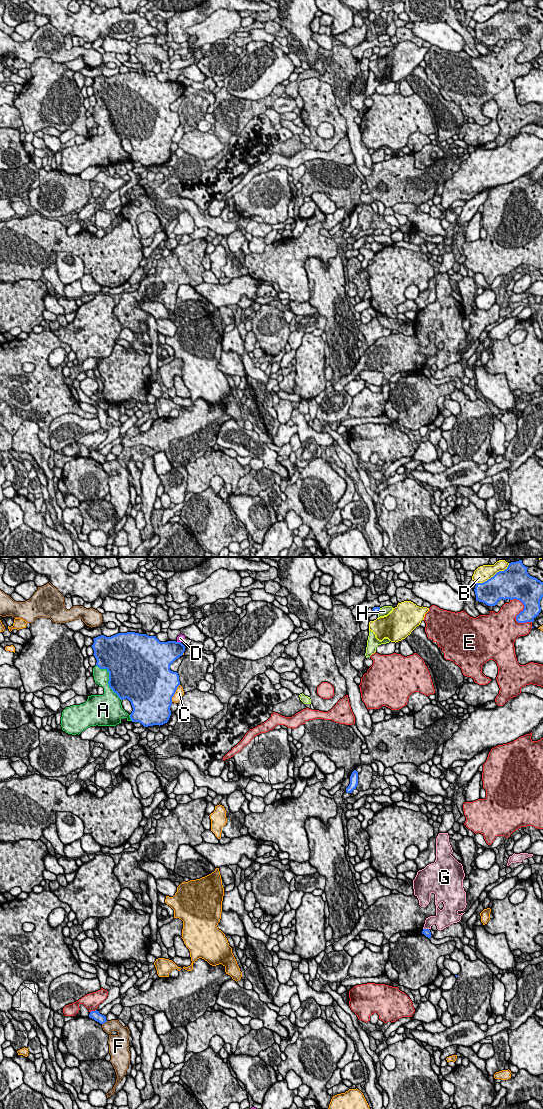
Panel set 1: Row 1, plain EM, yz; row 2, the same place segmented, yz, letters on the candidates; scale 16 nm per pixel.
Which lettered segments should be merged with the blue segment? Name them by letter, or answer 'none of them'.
A

